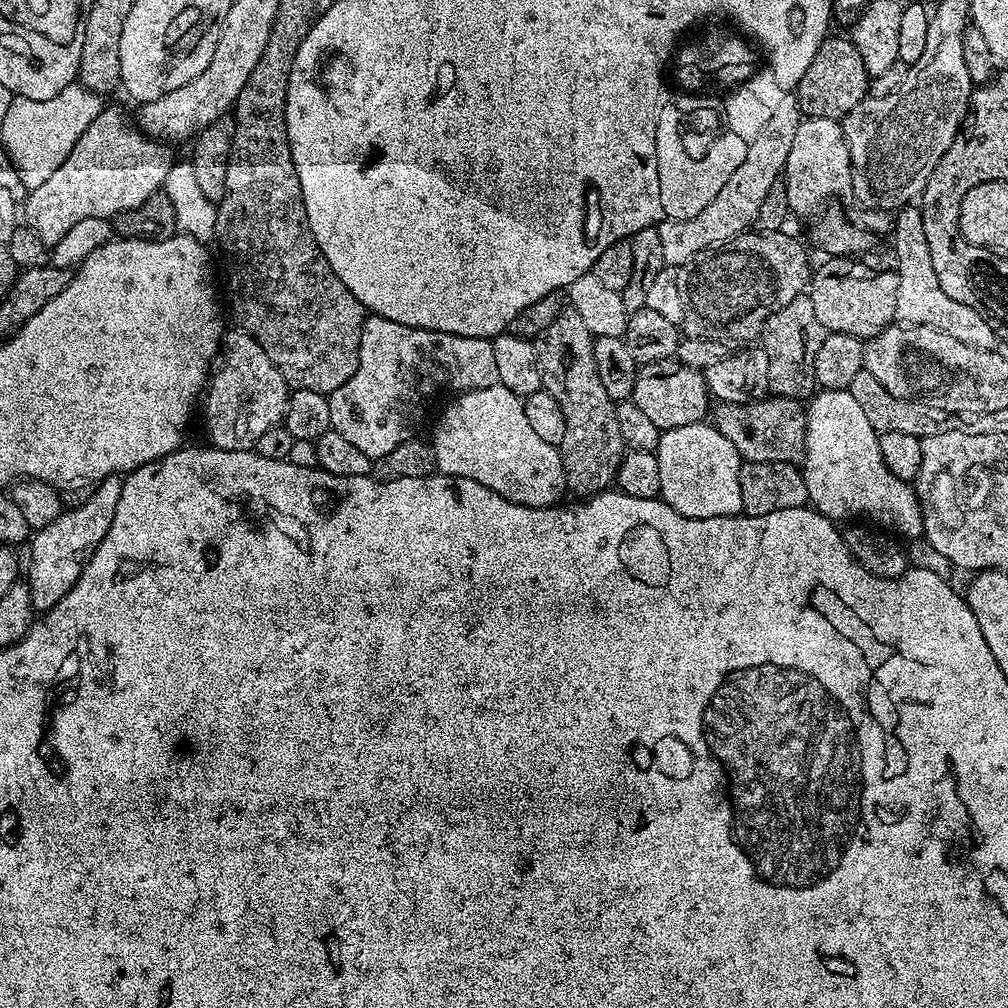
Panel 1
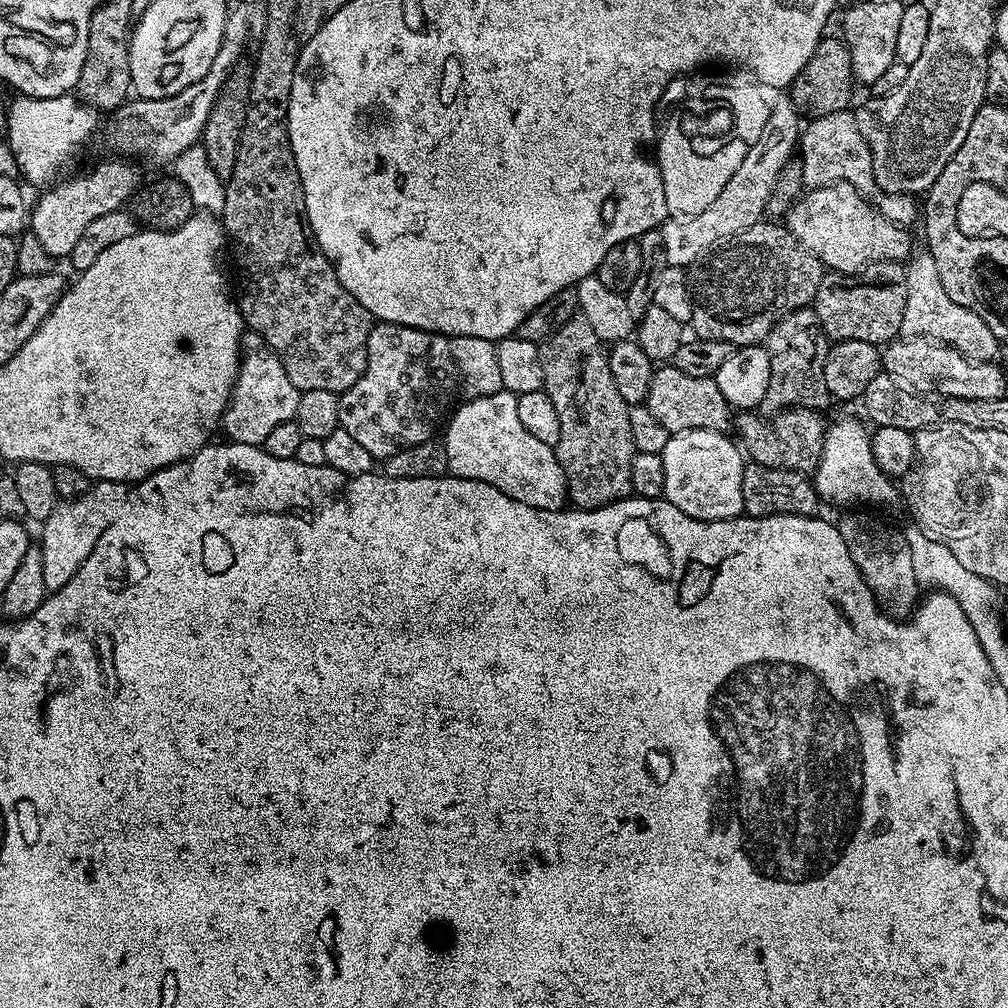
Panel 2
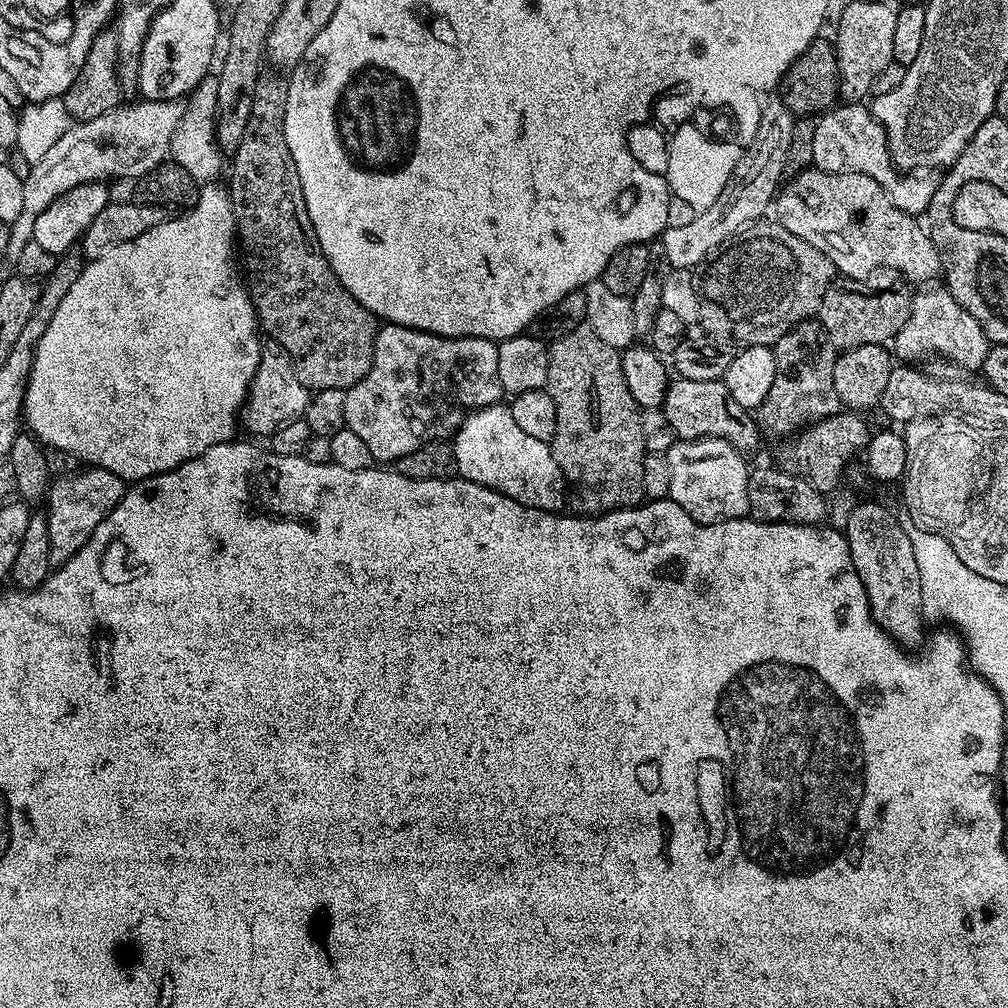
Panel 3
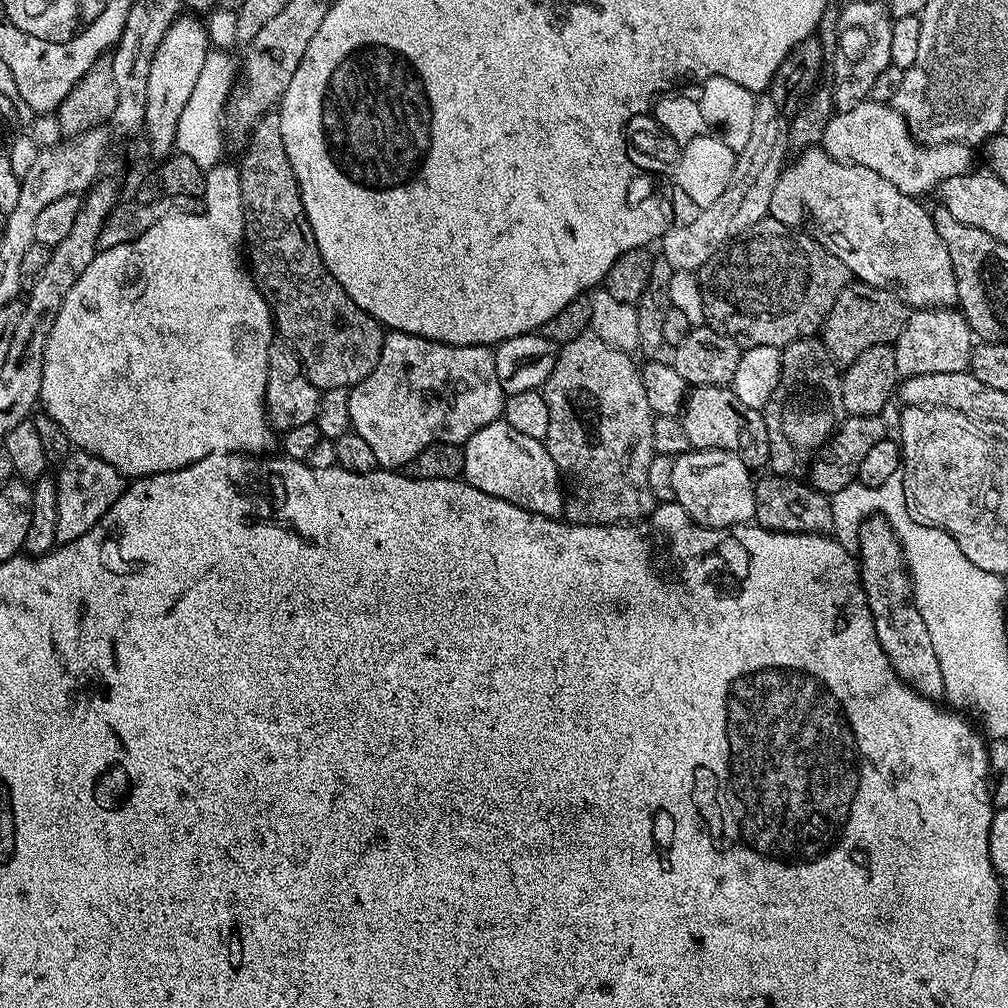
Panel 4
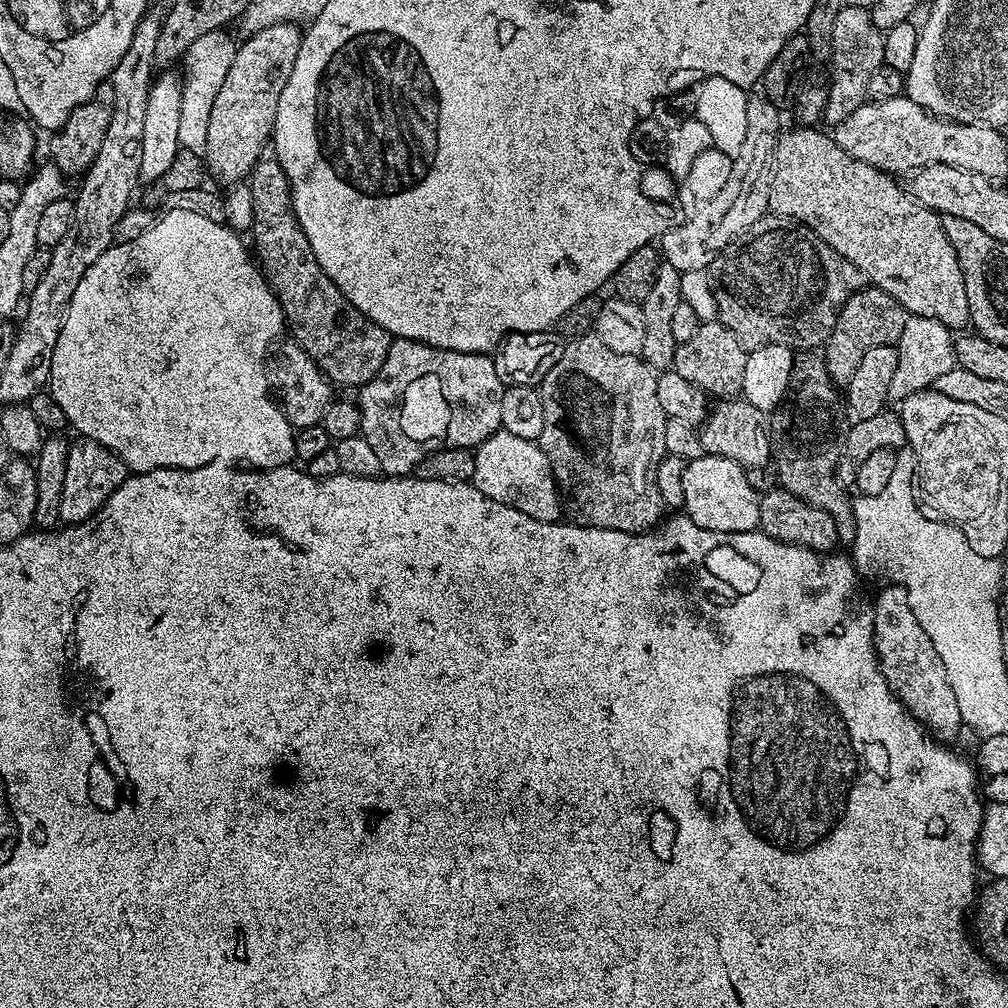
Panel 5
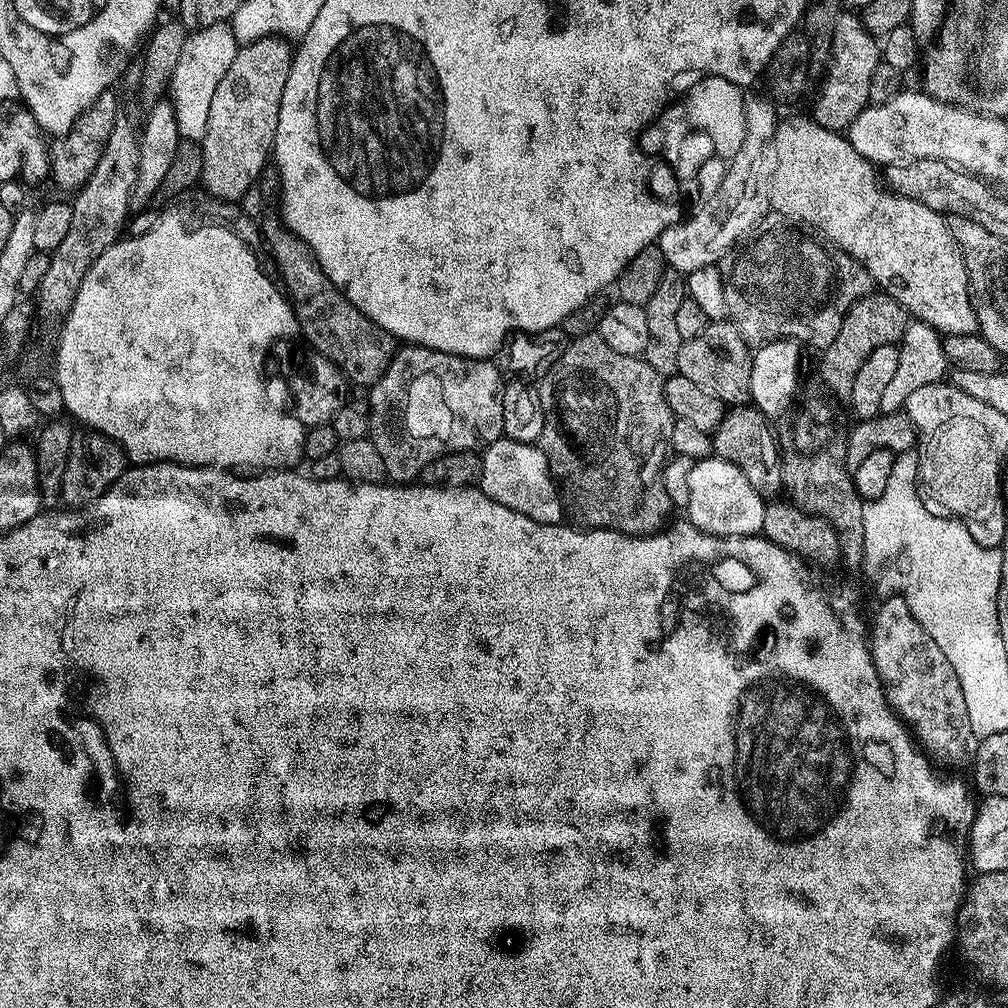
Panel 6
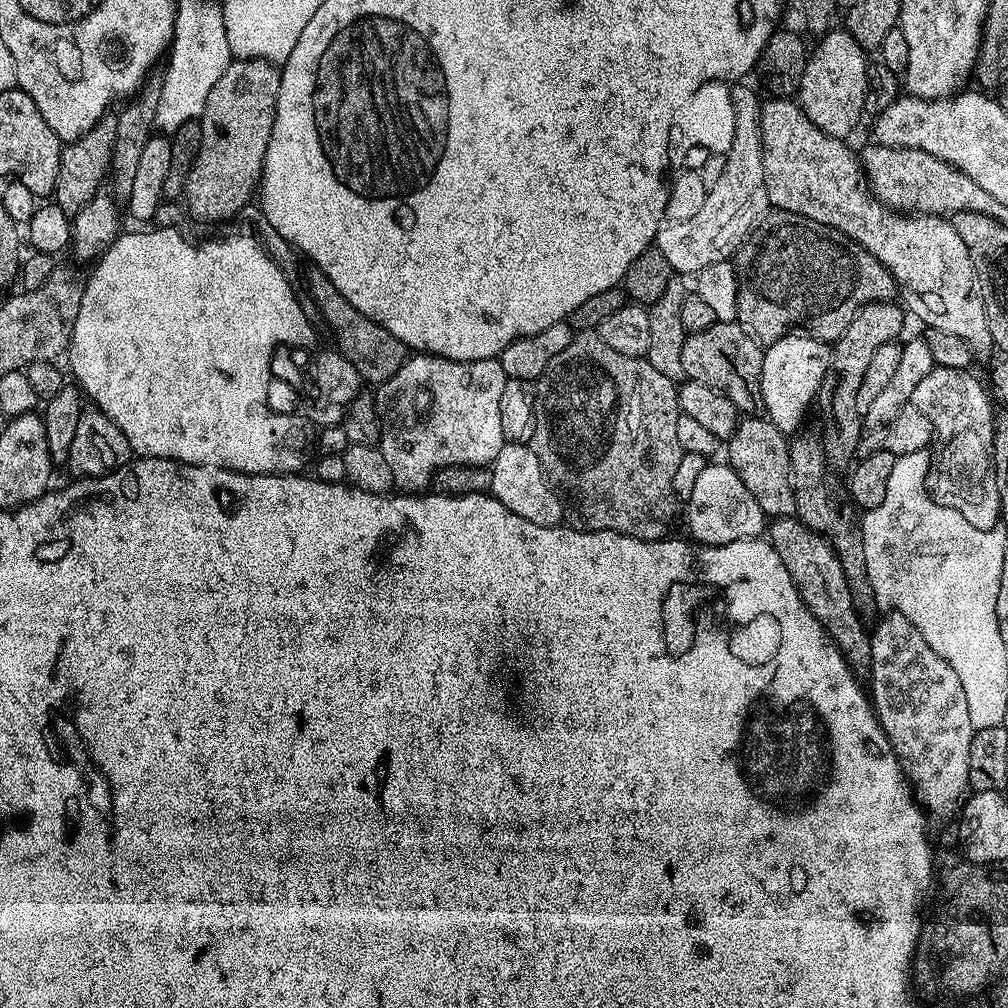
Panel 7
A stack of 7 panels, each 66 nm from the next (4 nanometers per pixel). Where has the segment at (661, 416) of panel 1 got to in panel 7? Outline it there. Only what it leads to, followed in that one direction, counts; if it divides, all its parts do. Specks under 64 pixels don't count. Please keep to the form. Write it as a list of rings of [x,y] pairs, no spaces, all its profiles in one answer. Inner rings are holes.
[[[767,418],[741,419],[726,441],[728,467],[735,470],[738,478],[742,478],[746,490],[754,494],[754,502],[758,502],[758,506],[768,518],[796,514],[796,498],[792,489],[792,479],[788,476],[790,474],[789,443],[789,437],[778,431]]]

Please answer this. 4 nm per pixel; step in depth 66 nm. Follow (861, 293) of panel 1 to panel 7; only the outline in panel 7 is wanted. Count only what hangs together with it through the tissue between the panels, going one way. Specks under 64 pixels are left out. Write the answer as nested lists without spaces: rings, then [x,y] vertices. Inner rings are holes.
[[[879,300],[867,304],[846,326],[843,334],[834,341],[832,361],[824,375],[820,387],[818,408],[824,415],[822,443],[829,465],[833,469],[851,469],[860,446],[860,437],[865,431],[862,409],[858,406],[858,390],[862,390],[862,380],[866,378],[866,368],[870,358],[874,358],[881,346],[893,343],[904,328],[906,312],[899,303]]]

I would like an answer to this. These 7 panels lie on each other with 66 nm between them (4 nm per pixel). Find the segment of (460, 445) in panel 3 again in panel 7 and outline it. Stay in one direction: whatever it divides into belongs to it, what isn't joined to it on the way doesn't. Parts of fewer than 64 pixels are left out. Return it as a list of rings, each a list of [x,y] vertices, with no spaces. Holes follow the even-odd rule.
[[[505,442],[502,450],[498,450],[498,458],[490,465],[492,487],[490,495],[506,510],[518,514],[518,518],[526,518],[526,522],[534,522],[534,526],[555,528],[565,519],[564,503],[553,488],[548,485],[544,472],[538,466],[538,458],[531,447],[524,442]]]

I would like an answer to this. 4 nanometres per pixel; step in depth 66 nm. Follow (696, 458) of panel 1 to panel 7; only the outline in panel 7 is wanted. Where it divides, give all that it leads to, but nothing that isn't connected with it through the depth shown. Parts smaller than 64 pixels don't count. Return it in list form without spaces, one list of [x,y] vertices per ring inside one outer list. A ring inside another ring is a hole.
[[[705,463],[694,490],[686,498],[686,520],[692,531],[691,539],[697,544],[729,544],[735,540],[750,540],[759,537],[766,528],[763,510],[754,502],[754,494],[746,490],[742,478],[727,463]]]

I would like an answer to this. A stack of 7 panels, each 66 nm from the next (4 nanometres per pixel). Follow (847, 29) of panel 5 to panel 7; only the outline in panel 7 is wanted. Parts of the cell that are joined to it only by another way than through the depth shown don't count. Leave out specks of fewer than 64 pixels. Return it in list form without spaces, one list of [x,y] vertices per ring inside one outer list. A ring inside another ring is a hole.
[[[831,30],[825,33],[819,39],[817,48],[811,49],[806,70],[802,74],[800,91],[798,93],[798,103],[801,110],[822,130],[827,136],[833,136],[836,140],[844,140],[860,124],[860,116],[865,115],[864,103],[866,102],[866,86],[868,85],[868,66],[869,57],[866,55],[864,48],[854,42],[854,38],[847,30]]]

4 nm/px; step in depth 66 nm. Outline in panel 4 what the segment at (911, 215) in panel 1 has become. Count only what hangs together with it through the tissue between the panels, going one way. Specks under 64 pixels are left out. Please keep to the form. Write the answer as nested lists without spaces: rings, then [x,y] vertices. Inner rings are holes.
[[[922,308],[909,315],[906,326],[897,338],[894,347],[897,377],[967,372],[974,347],[974,333],[964,313],[959,310]]]

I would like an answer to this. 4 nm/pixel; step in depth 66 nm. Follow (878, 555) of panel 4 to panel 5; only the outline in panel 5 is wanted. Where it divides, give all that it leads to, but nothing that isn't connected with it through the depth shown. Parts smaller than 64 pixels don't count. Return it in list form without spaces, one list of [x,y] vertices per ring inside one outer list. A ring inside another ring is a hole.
[[[894,583],[884,587],[888,588],[877,594],[876,609],[870,612],[870,619],[876,657],[888,688],[937,741],[952,742],[948,740],[962,732],[964,719],[946,666],[938,650],[934,650],[934,642],[930,642],[930,634],[926,634],[922,622],[914,618],[906,590]]]

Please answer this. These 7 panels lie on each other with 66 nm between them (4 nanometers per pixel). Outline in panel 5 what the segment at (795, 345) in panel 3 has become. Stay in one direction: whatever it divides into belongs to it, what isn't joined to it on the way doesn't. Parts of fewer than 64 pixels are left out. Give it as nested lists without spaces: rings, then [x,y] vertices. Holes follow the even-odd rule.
[[[816,350],[797,351],[792,357],[788,393],[770,413],[768,420],[768,437],[772,443],[774,476],[779,487],[802,498],[802,502],[810,502],[810,506],[818,506],[818,510],[826,510],[826,514],[830,514],[830,518],[834,518],[838,526],[840,544],[852,546],[856,541],[856,519],[852,516],[852,500],[844,493],[843,486],[836,481],[836,463],[842,460],[840,416],[842,420],[842,392],[830,378],[823,355]]]

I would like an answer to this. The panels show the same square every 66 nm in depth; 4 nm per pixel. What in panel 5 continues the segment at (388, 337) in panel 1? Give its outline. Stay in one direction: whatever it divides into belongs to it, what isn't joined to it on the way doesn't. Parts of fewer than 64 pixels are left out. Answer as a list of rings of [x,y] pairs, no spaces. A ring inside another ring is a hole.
[[[396,338],[386,354],[386,362],[382,362],[382,370],[378,370],[370,383],[359,389],[360,435],[370,442],[385,477],[407,476],[415,473],[420,459],[431,452],[440,448],[472,450],[486,438],[501,431],[502,394],[505,387],[498,378],[498,370],[494,370],[491,355],[431,348],[417,340]]]

